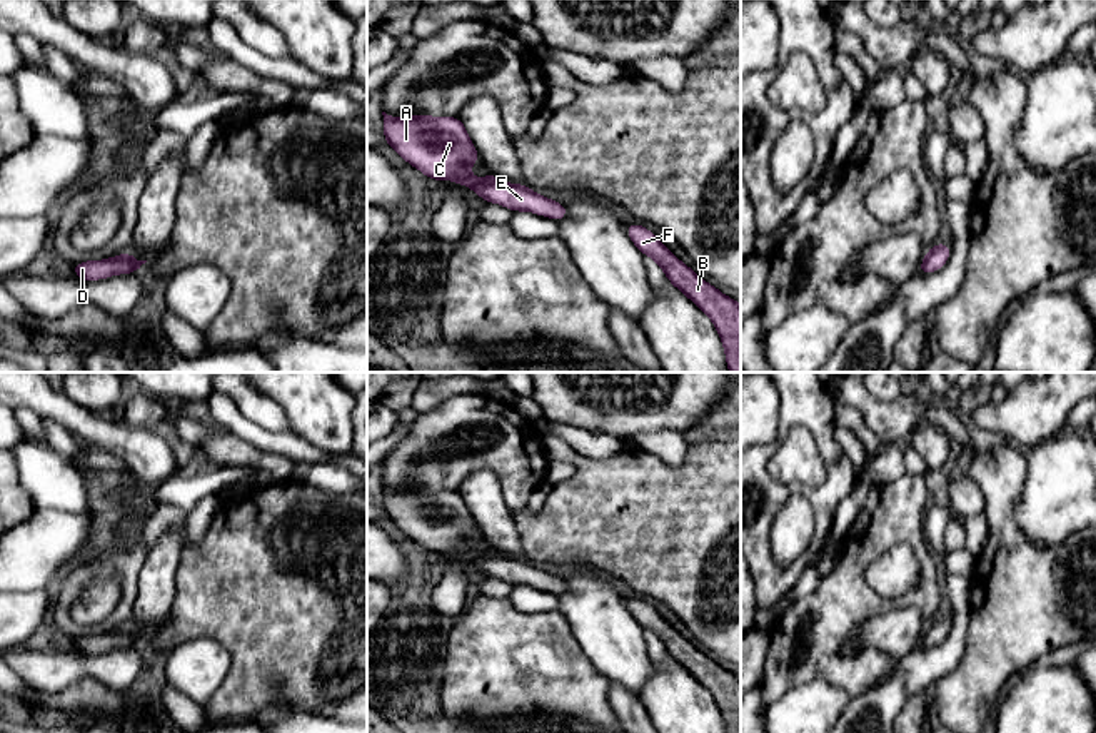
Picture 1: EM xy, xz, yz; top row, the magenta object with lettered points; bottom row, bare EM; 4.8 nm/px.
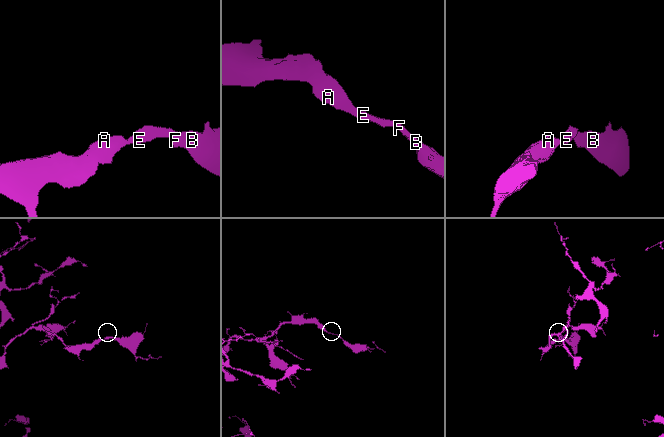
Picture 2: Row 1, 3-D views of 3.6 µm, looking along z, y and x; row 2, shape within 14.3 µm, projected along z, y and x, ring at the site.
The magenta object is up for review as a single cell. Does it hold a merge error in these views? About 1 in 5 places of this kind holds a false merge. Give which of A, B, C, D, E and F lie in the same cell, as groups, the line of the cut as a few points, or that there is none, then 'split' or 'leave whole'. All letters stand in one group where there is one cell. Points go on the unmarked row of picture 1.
A B C D E F; no cut; leave whole

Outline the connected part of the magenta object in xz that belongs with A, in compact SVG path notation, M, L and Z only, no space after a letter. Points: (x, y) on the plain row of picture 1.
M382 486L384 511L404 534L430 554L452 554L470 561L485 576L505 579L512 586L525 584L557 596L567 591L564 578L535 568L520 558L505 558L494 548L474 553L469 541L480 534L459 491L412 489L395 493Z

